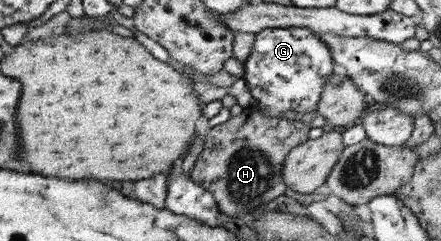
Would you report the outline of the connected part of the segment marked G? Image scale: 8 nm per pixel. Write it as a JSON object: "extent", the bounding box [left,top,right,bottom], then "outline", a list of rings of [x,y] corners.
{"extent":[242,26,334,118],"outline":[[[297,26],[269,27],[258,31],[242,64],[242,79],[255,100],[255,111],[279,118],[285,111],[315,112],[322,87],[329,81],[334,66],[326,43],[310,29]]]}

